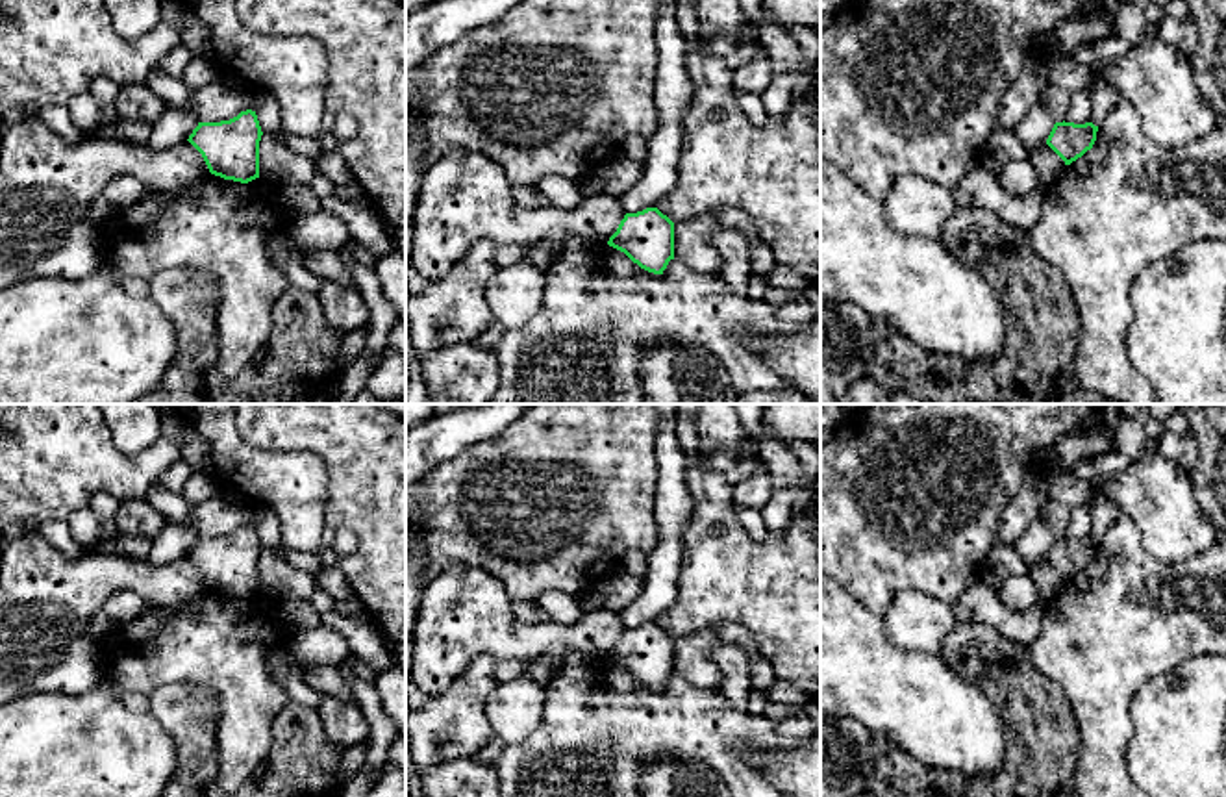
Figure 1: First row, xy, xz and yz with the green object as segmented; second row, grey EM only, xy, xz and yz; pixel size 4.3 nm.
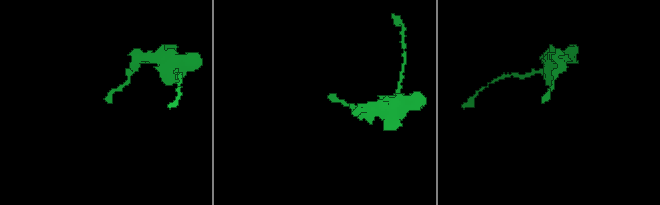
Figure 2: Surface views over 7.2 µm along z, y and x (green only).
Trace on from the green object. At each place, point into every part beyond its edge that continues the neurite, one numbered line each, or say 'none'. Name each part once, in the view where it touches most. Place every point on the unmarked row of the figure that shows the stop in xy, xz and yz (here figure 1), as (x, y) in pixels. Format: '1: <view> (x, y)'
none

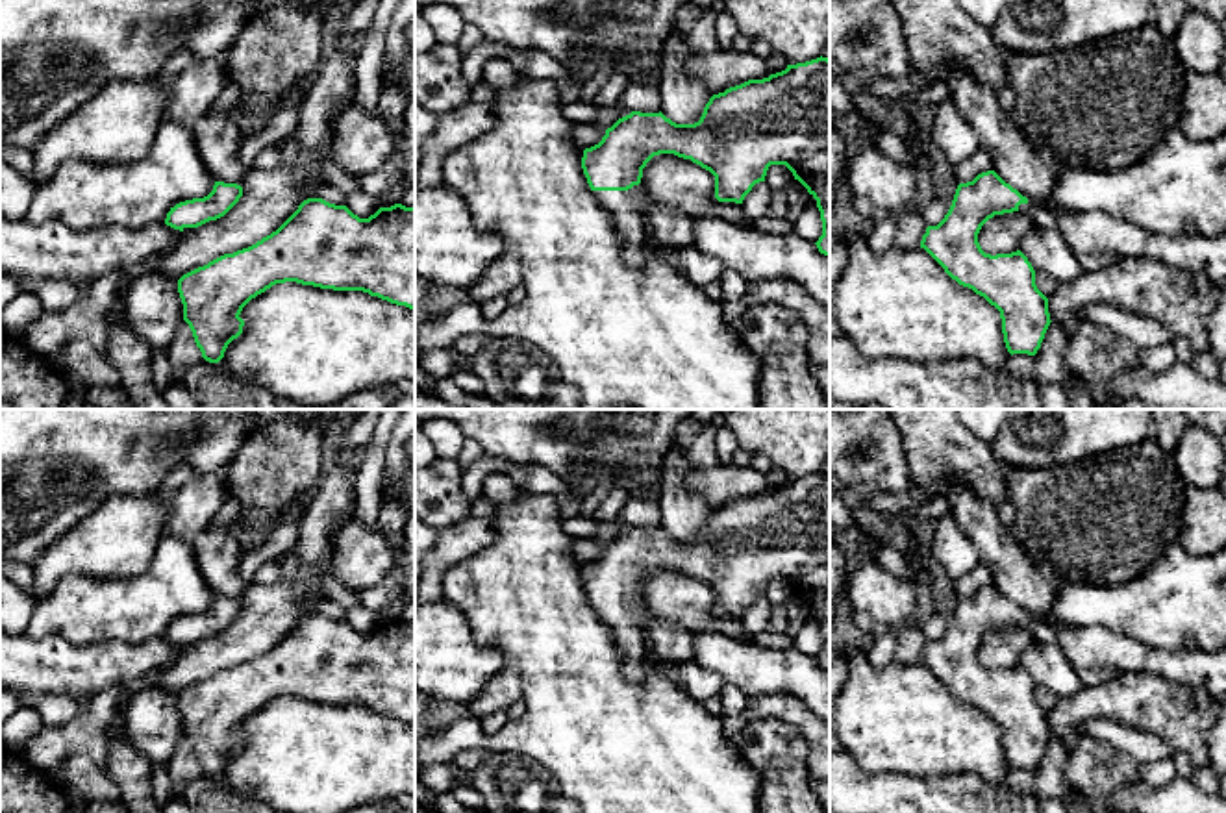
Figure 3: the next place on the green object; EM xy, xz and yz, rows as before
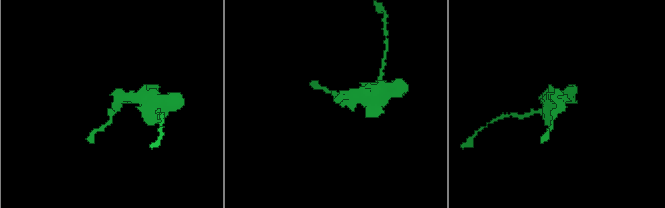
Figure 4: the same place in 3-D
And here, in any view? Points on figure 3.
1: xz (628, 623)

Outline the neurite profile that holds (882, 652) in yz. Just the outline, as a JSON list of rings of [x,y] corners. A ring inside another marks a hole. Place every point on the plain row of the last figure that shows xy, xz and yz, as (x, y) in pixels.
[[[876,630],[874,643],[869,648],[869,659],[876,669],[887,667],[894,661],[898,646],[898,632]]]

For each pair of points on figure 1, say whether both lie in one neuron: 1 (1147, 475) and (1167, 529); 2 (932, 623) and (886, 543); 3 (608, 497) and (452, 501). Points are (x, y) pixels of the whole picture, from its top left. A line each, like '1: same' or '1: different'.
1: same
2: different
3: same

